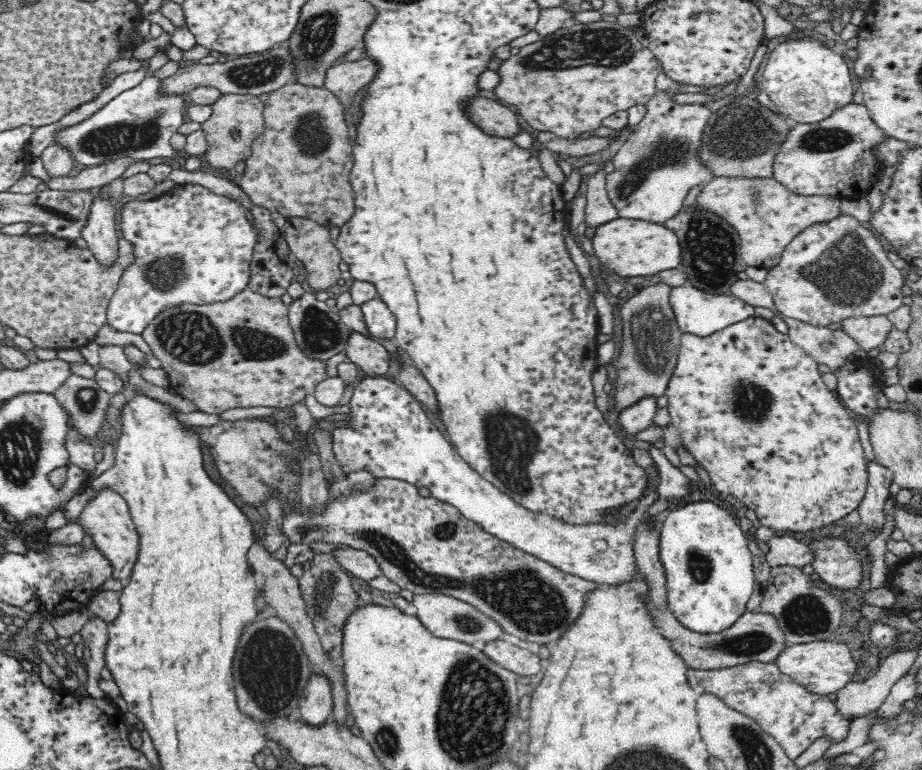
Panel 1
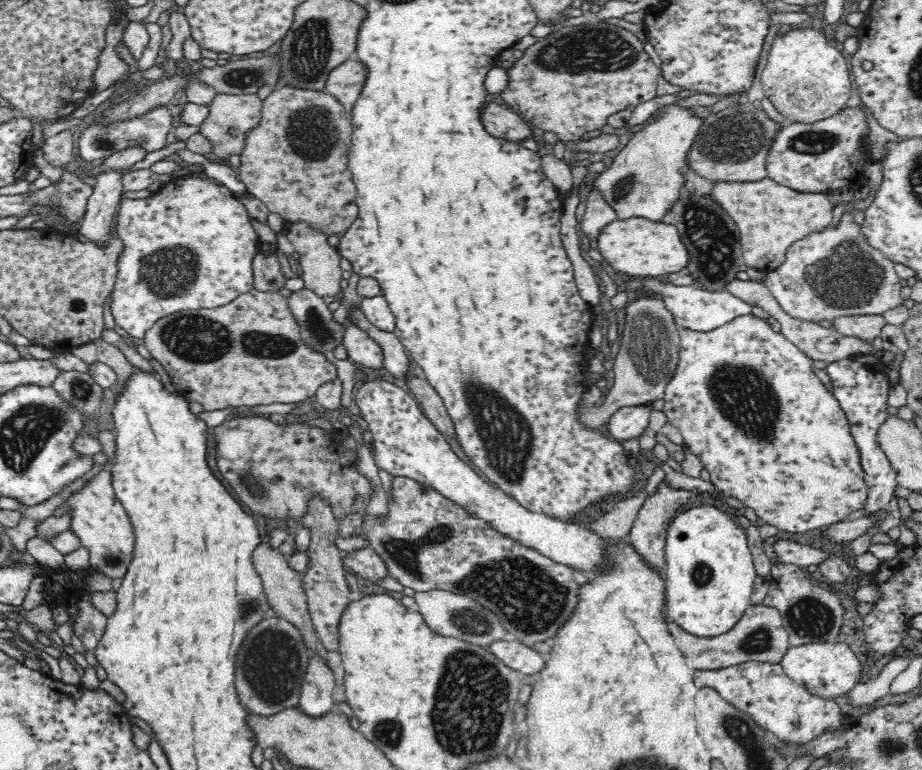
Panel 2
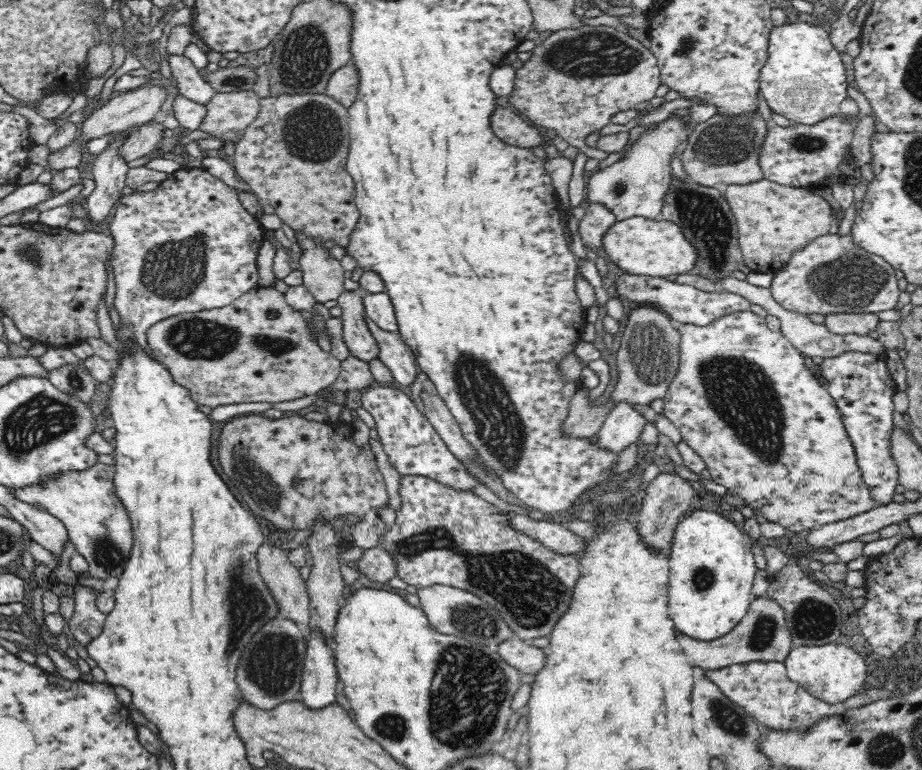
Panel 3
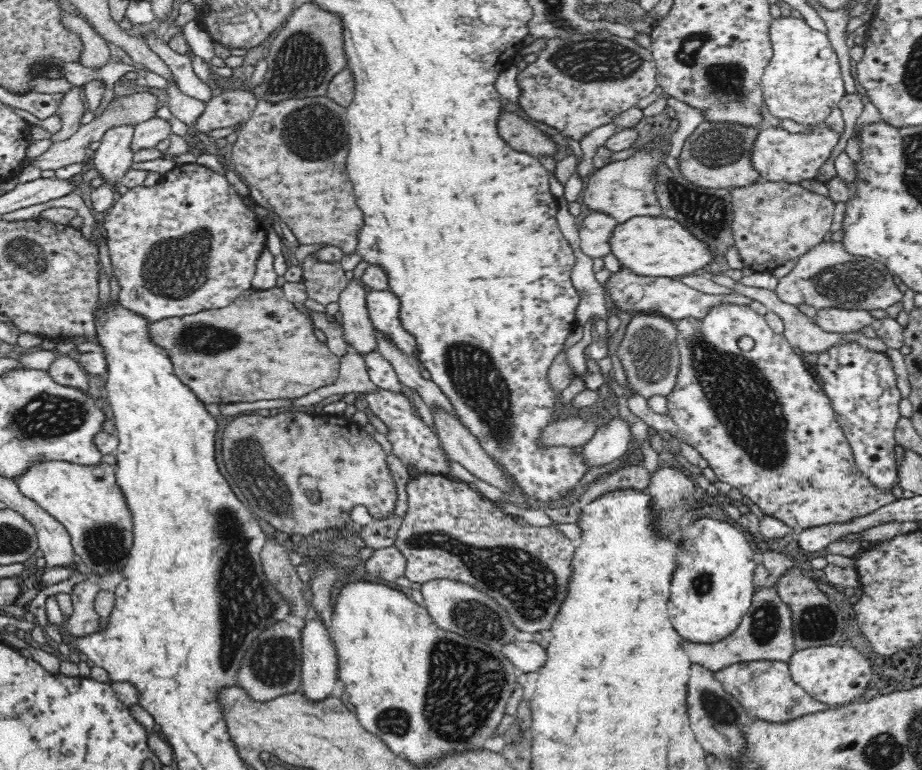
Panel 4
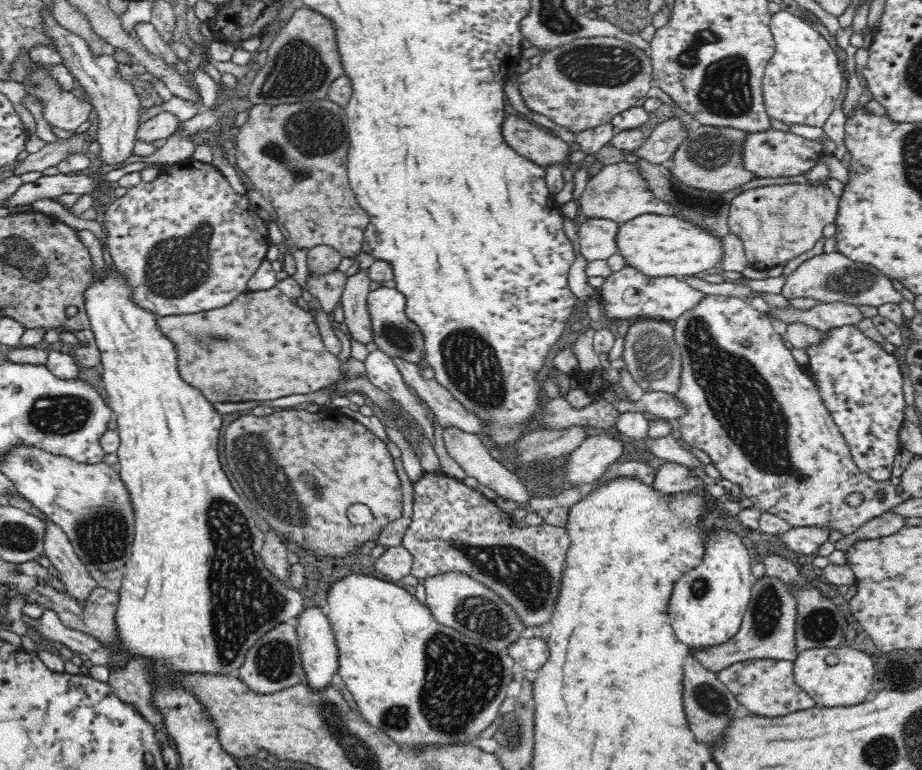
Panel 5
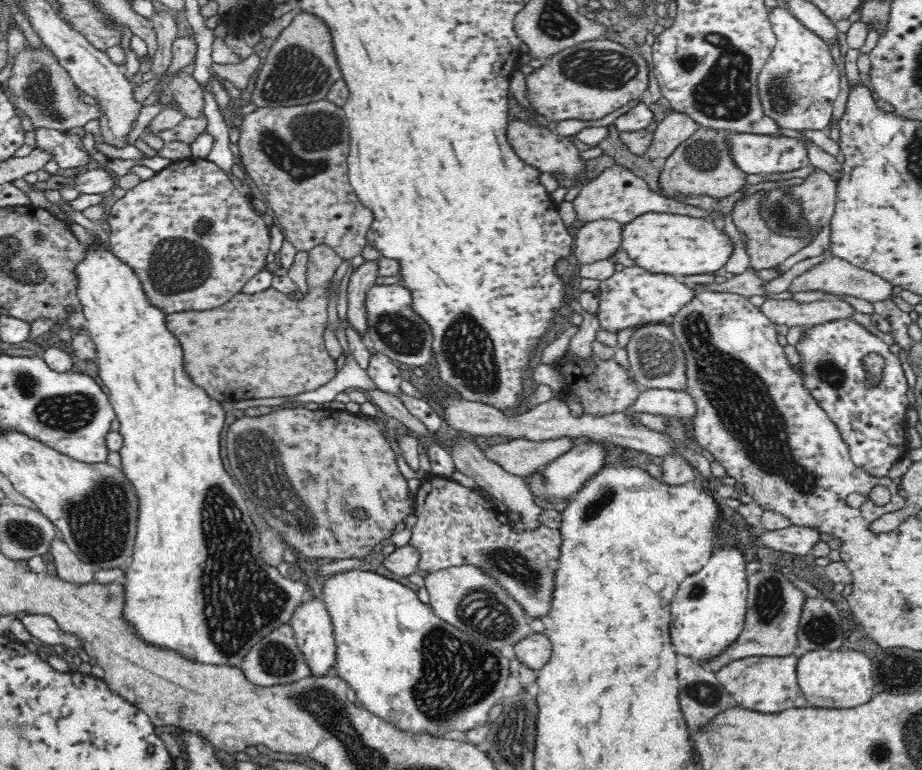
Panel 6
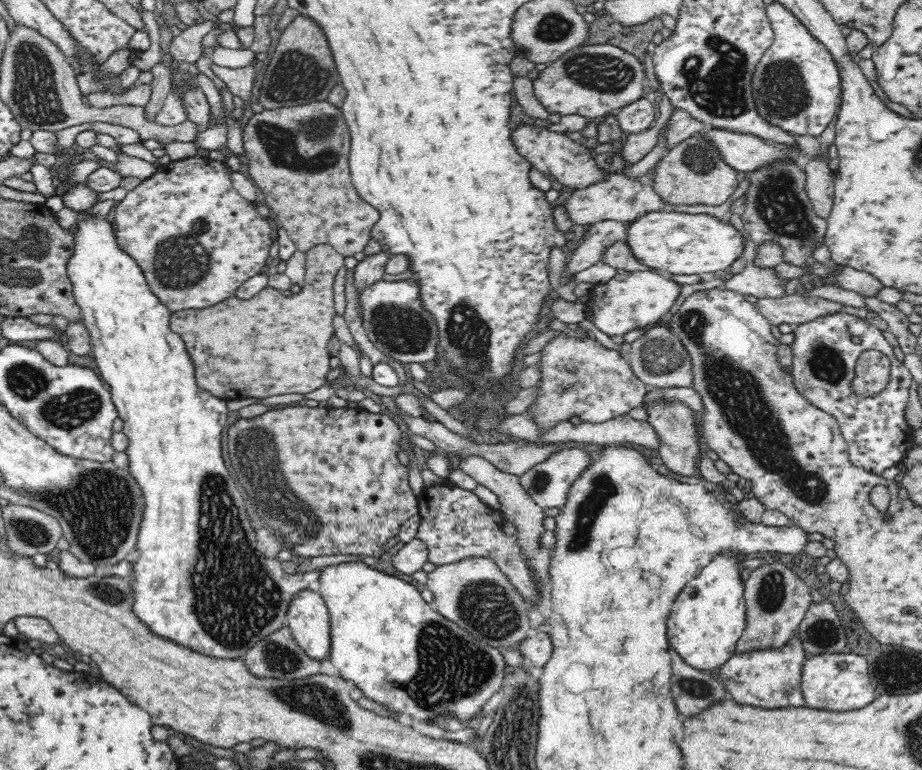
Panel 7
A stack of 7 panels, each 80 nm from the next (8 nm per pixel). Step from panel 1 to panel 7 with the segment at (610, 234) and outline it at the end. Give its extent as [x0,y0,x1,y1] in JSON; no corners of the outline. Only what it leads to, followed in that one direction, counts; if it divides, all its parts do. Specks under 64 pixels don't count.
[627,211,745,277]

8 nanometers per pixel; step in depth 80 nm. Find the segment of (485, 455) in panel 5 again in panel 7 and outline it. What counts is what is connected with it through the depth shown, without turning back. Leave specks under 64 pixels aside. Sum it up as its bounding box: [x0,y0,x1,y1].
[457,455,551,598]

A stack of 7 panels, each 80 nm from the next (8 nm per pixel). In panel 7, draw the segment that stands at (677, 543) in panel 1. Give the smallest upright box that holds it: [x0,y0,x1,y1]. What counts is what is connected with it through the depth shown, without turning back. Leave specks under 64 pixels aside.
[668,555,746,674]

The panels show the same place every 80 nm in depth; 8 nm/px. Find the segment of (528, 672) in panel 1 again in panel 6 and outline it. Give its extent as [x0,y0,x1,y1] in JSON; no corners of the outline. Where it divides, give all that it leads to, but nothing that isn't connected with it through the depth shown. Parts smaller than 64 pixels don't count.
[514,632,552,670]

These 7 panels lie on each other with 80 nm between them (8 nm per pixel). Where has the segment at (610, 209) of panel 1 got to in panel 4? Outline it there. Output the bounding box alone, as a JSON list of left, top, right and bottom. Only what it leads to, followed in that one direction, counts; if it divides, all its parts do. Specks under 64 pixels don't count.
[579,212,616,258]

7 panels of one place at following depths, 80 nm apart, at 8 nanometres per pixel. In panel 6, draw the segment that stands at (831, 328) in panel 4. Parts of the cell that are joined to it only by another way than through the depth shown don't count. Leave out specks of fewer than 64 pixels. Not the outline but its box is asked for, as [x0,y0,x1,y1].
[759,295,855,328]

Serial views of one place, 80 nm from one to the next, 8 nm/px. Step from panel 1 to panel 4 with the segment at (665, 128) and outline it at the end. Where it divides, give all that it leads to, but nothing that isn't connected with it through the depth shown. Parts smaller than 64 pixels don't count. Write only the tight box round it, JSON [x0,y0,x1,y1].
[579,152,663,224]

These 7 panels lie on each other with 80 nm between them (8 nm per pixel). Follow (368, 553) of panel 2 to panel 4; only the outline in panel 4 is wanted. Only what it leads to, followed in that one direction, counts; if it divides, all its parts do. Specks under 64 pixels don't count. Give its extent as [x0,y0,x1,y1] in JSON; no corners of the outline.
[362,546,407,581]

